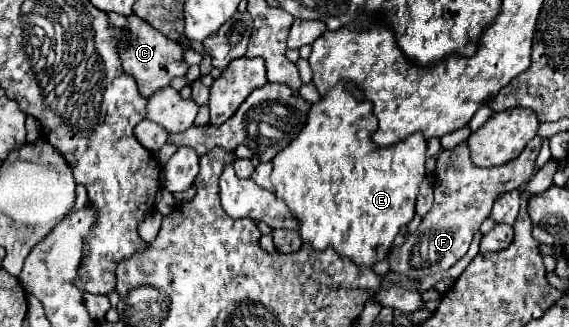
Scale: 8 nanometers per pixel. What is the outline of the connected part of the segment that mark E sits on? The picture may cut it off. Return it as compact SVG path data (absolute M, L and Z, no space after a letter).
M343 85L333 87L311 107L299 137L273 157L271 173L275 197L285 201L295 221L299 221L297 233L301 241L309 243L315 251L333 247L341 257L351 259L363 269L373 269L379 261L385 261L395 235L415 217L415 197L425 177L427 151L427 143L419 133L389 147L373 145L371 133L377 129L377 119L371 109L369 101L355 99Z

